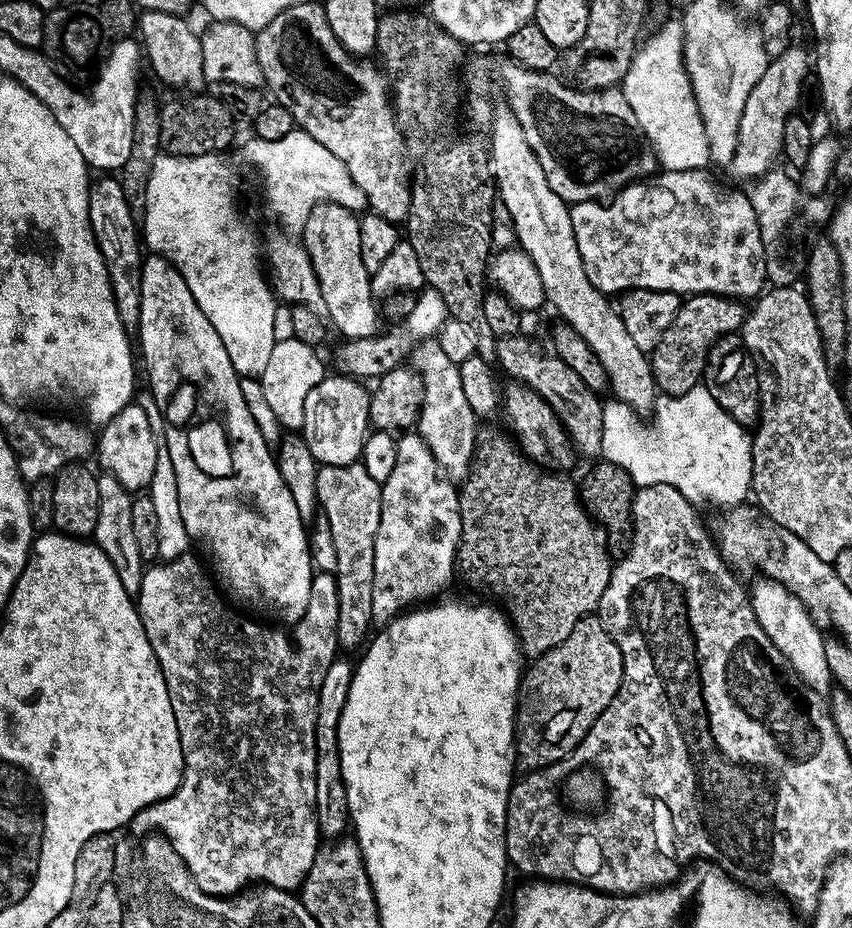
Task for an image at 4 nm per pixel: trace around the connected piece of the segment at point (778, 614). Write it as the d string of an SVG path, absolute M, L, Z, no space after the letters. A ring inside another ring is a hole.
M765 576L759 579L753 588L750 588L750 599L762 630L766 631L766 636L770 638L774 646L782 651L783 656L790 662L791 668L798 674L805 687L809 687L821 696L829 695L834 681L830 668L826 664L827 641L814 624L816 622L812 614L784 584Z

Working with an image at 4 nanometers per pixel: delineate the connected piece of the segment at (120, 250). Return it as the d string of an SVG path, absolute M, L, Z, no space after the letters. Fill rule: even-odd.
M119 179L100 180L88 190L88 217L98 250L104 259L104 265L110 278L112 293L118 306L120 321L129 330L140 326L140 283L146 259L142 251L142 232L138 222L132 217L126 194L122 194ZM140 248L141 252L140 253Z

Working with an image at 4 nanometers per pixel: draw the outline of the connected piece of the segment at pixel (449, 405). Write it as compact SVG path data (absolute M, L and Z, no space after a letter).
M436 338L424 340L411 351L411 367L415 368L424 382L424 399L420 401L418 433L440 467L453 482L463 481L472 466L472 456L476 453L478 417L466 402L466 390L462 390L460 366L442 352Z

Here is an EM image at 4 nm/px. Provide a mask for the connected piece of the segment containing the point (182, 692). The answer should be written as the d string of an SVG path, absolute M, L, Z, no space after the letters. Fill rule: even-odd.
M192 554L176 556L172 560L165 560L149 567L144 573L138 593L138 607L142 626L146 630L146 638L158 658L158 666L166 678L166 686L170 694L170 706L174 710L174 718L178 722L178 734L182 742L184 755L184 773L182 782L173 796L154 802L146 806L133 818L131 831L139 834L159 834L167 838L174 846L174 850L188 867L188 874L192 881L206 894L232 898L241 890L259 882L269 888L296 890L309 879L312 867L316 861L316 854L322 847L322 837L316 807L314 806L314 766L316 765L316 719L318 718L318 694L322 690L322 678L326 678L326 670L330 670L332 661L337 659L338 645L338 590L336 578L331 572L317 571L312 577L312 589L306 606L303 620L299 620L291 629L292 640L279 627L267 628L264 623L247 615L235 616L224 605L225 597L216 593L217 585L213 577L204 573L204 568L192 557Z

